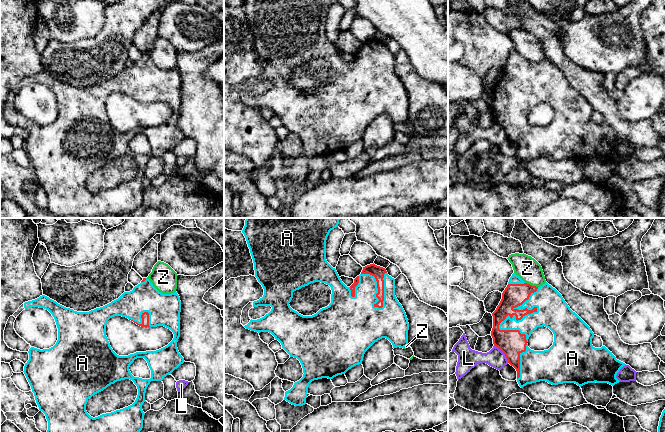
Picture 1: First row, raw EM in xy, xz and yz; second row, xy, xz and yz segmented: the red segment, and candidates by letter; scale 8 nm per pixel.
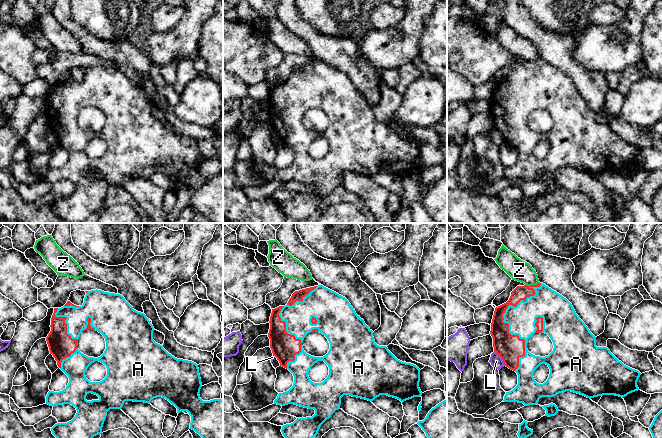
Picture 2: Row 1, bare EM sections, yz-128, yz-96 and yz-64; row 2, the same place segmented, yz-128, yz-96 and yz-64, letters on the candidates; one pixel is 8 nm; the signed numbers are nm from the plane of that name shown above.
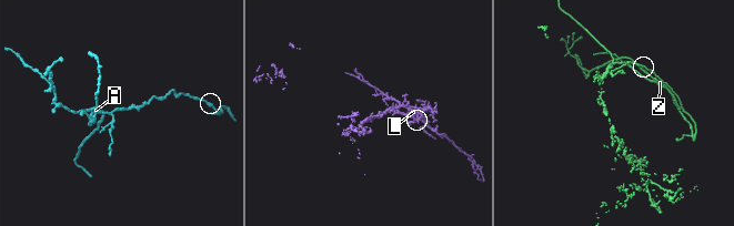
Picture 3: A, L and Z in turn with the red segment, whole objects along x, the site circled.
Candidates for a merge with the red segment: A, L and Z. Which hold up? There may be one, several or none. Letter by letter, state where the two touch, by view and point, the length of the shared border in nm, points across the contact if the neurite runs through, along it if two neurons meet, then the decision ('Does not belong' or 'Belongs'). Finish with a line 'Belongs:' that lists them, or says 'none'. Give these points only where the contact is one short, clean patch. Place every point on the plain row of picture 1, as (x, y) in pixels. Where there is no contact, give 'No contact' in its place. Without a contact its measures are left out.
A: Touches red at yz (536, 86). Shared border 460 nm. Belongs
L: Touches red at yz (503, 128). Shared border 190 nm. Boundary: yz (494, 120), (504, 130), (508, 138). Does not belong
Z: Touches red at yz (531, 61). Shared border 110 nm. Boundary: yz (525, 58), (537, 63). Does not belong
Belongs: A

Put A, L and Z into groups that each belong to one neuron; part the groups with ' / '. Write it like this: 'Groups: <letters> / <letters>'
Groups: A / L / Z

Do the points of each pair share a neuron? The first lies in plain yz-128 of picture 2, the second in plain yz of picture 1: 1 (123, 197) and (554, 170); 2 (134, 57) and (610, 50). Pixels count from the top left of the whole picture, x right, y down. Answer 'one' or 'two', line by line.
1: two
2: two

